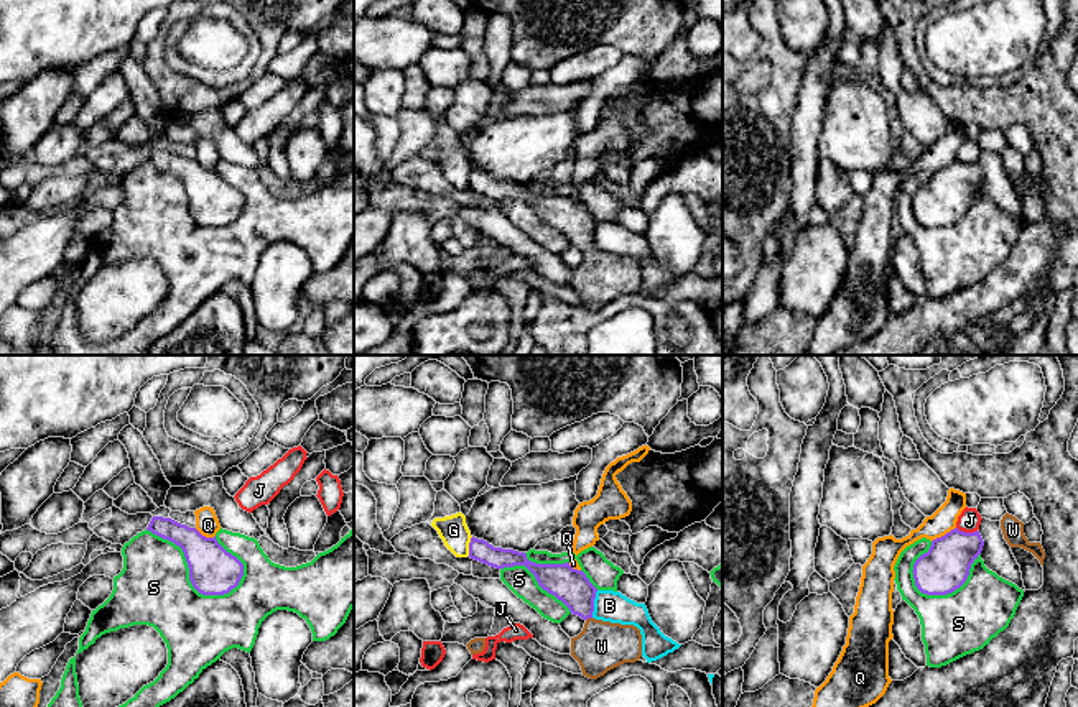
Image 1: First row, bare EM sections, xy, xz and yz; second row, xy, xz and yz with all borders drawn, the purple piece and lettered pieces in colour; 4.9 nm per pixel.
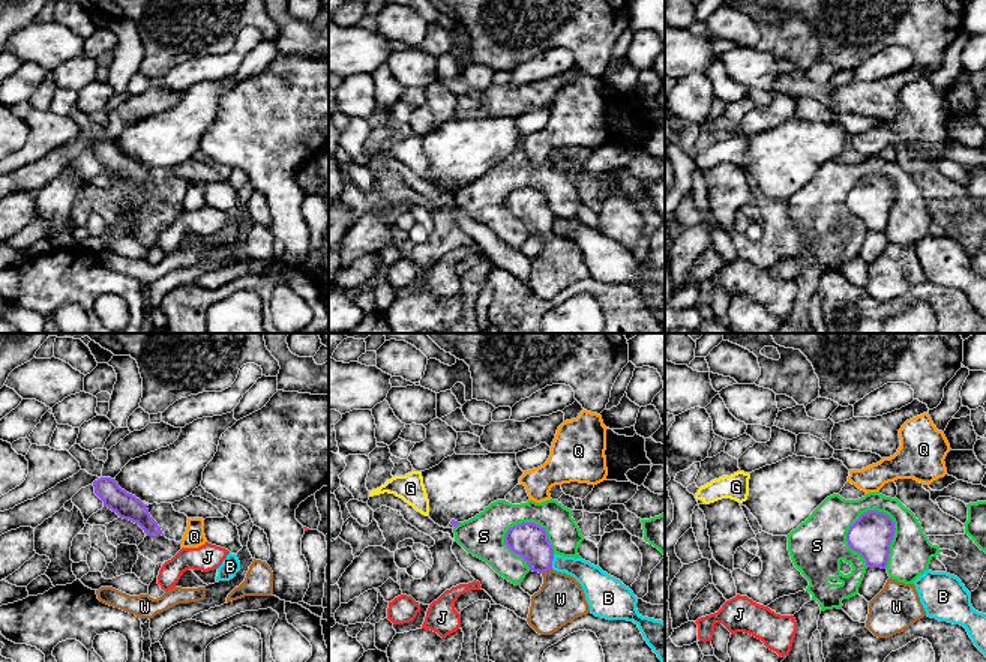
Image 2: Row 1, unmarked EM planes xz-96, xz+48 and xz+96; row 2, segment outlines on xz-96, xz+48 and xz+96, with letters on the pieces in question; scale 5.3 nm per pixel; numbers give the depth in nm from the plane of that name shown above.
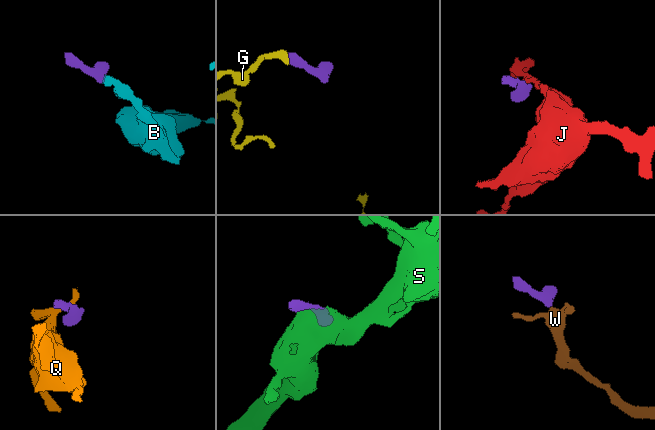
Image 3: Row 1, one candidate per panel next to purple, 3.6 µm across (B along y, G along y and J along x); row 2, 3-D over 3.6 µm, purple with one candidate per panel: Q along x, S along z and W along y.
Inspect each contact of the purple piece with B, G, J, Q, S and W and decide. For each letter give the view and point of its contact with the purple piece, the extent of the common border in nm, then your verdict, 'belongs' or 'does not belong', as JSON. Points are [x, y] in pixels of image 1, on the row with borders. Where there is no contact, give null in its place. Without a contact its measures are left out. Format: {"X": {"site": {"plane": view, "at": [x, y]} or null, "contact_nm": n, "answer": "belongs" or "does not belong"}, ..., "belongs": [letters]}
{"B": {"site": {"plane": "xz", "at": [593, 604]}, "contact_nm": 140, "answer": "does not belong"}, "G": {"site": {"plane": "xz", "at": [469, 546]}, "contact_nm": 100, "answer": "does not belong"}, "J": {"site": {"plane": "yz", "at": [966, 533]}, "contact_nm": 110, "answer": "does not belong"}, "Q": {"site": {"plane": "yz", "at": [945, 535]}, "contact_nm": 140, "answer": "does not belong"}, "S": {"site": {"plane": "xy", "at": [190, 574]}, "contact_nm": 550, "answer": "does not belong"}, "W": {"site": {"plane": "xz", "at": [588, 617]}, "contact_nm": 40, "answer": "belongs"}, "belongs": ["W"]}

